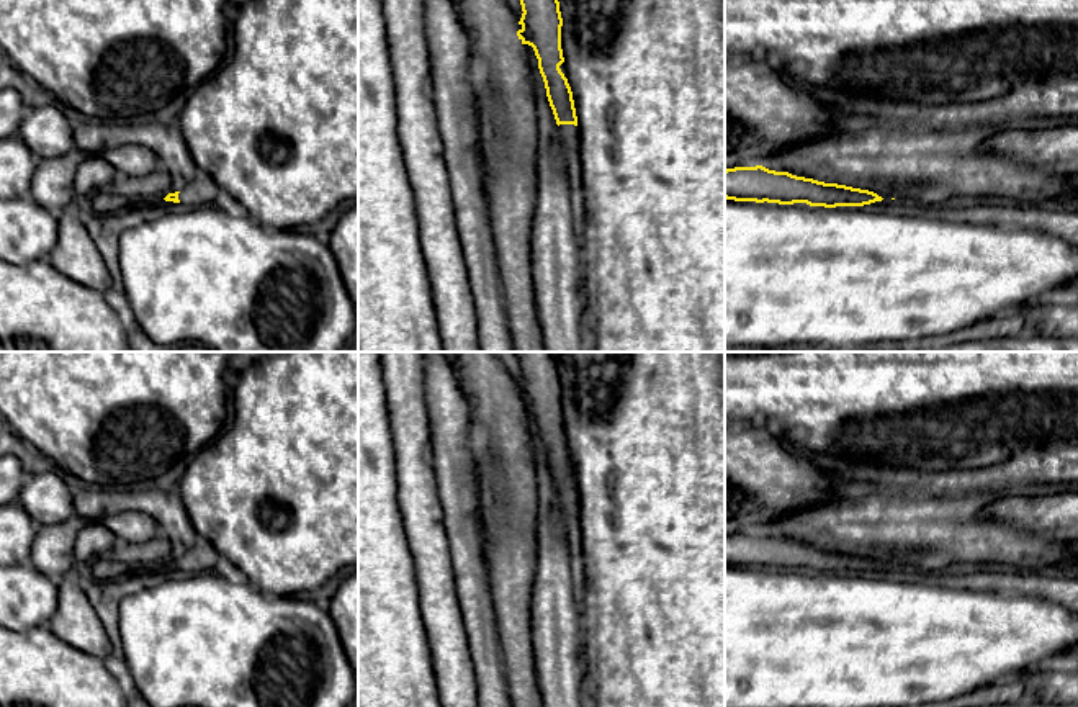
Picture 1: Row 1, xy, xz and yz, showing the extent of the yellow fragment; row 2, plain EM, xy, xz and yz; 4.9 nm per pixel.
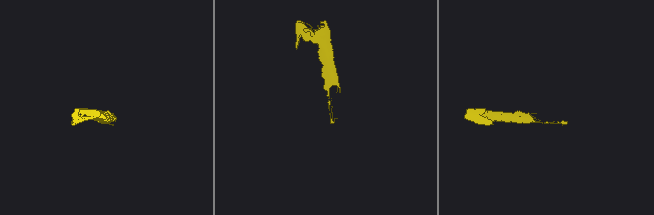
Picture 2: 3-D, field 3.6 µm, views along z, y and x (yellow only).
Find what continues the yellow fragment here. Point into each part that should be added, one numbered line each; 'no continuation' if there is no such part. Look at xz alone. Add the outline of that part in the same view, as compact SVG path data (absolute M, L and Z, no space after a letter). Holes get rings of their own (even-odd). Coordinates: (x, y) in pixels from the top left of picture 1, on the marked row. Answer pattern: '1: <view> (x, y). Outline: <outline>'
1: xz (568, 133). Outline: M559 124L559 146L564 162L564 172L571 187L571 196L577 208L577 227L582 226L581 205L582 205L582 173L581 173L581 152L579 152L579 129L574 124Z

